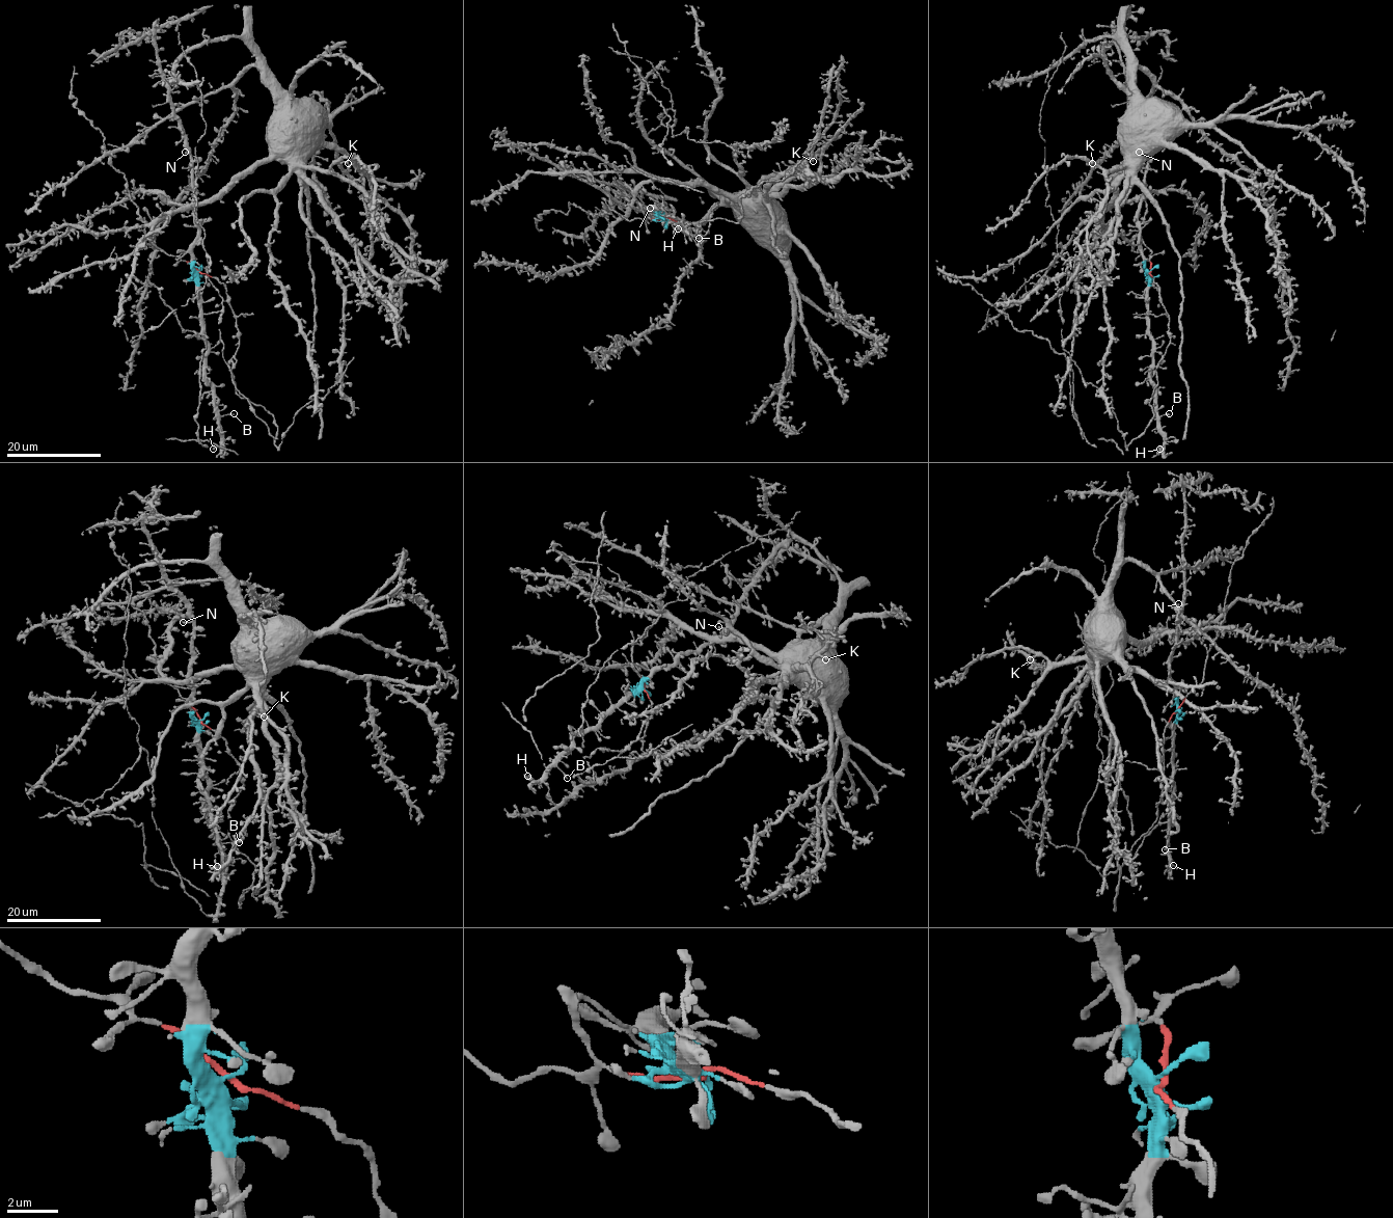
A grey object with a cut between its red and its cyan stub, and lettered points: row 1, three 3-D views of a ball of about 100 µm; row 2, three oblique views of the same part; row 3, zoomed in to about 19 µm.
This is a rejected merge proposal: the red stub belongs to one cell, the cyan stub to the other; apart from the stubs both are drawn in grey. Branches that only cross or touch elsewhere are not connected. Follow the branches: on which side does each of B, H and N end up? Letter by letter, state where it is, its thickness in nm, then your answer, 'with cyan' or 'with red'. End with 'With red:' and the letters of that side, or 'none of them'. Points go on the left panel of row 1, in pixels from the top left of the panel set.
B: (234, 413) | 200 nm | with cyan
H: (213, 449) | 240 nm | with cyan
N: (185, 152) | 260 nm | with cyan
With red: none of them

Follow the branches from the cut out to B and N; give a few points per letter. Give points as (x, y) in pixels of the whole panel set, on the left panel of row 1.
B: (199, 270), (200, 334), (207, 347), (206, 381), (211, 387), (215, 410), (220, 415), (234, 413)
N: (199, 270), (193, 268), (195, 207), (190, 155), (185, 153)

